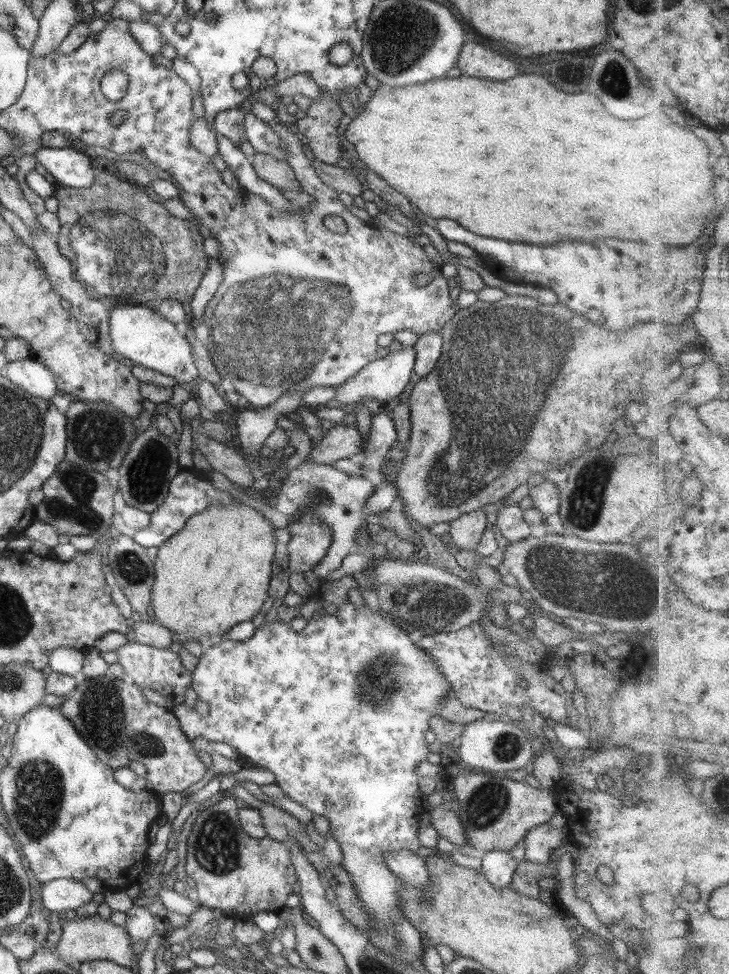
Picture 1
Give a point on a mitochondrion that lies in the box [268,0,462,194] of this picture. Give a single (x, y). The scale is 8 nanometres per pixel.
(398, 41)

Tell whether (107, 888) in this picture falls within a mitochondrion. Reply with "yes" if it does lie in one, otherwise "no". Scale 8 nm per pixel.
no

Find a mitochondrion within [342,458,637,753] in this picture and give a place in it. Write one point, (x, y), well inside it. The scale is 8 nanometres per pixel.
(417, 602)

